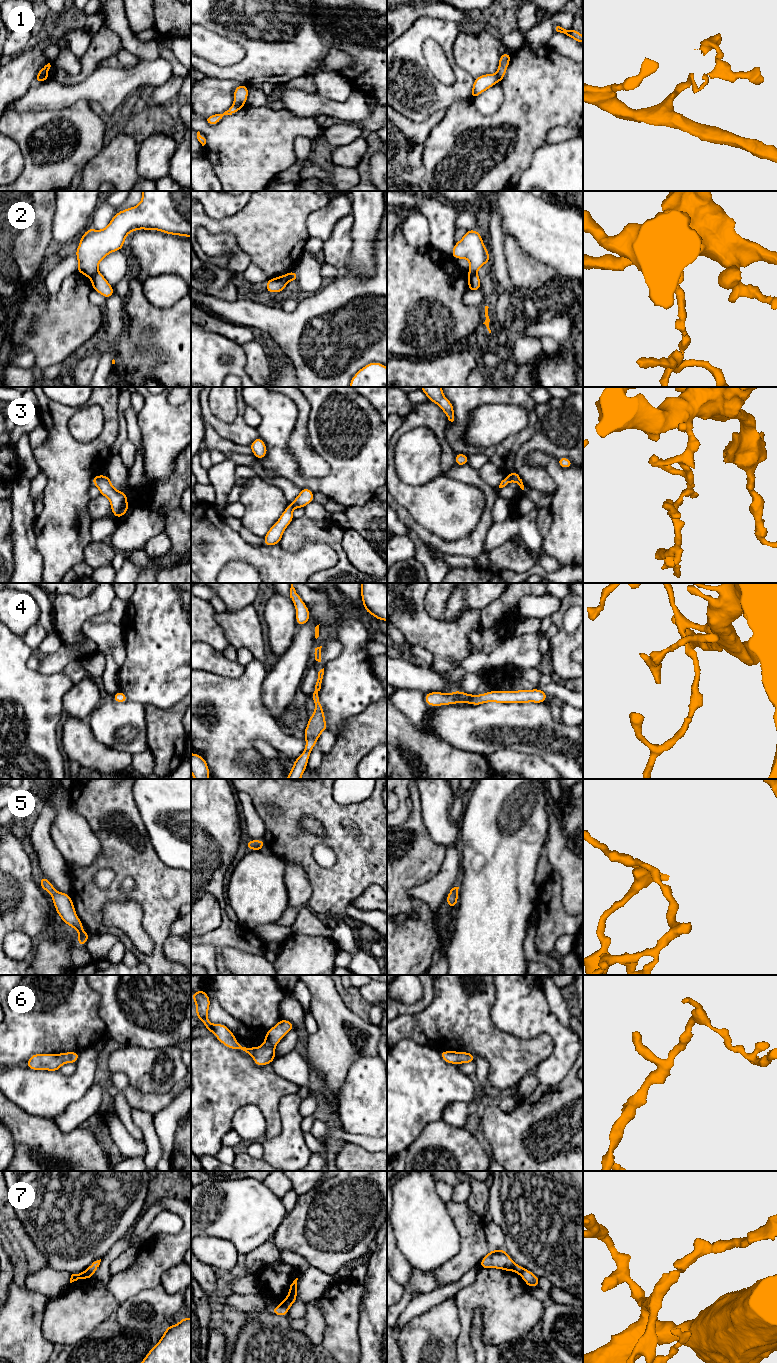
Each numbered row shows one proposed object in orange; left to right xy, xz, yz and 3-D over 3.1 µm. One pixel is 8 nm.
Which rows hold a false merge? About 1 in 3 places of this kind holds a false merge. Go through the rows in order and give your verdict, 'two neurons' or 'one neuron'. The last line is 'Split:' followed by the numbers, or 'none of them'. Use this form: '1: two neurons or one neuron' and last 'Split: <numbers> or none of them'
1: two neurons
2: two neurons
3: one neuron
4: one neuron
5: one neuron
6: one neuron
7: two neurons
Split: 1, 2, 7

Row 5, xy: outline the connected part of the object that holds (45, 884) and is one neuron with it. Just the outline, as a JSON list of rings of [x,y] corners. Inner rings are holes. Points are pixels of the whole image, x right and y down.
[[[41,876],[39,885],[43,890],[46,890],[52,896],[52,900],[59,917],[67,925],[77,930],[77,944],[80,947],[83,947],[84,944],[87,942],[90,934],[82,930],[83,923],[78,918],[75,912],[74,904],[70,895],[62,892],[57,892],[51,882],[43,876]]]

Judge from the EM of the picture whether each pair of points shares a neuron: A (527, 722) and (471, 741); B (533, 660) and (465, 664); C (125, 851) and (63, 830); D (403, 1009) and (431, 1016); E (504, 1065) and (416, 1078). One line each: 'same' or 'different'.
A: same
B: same
C: different
D: different
E: different

